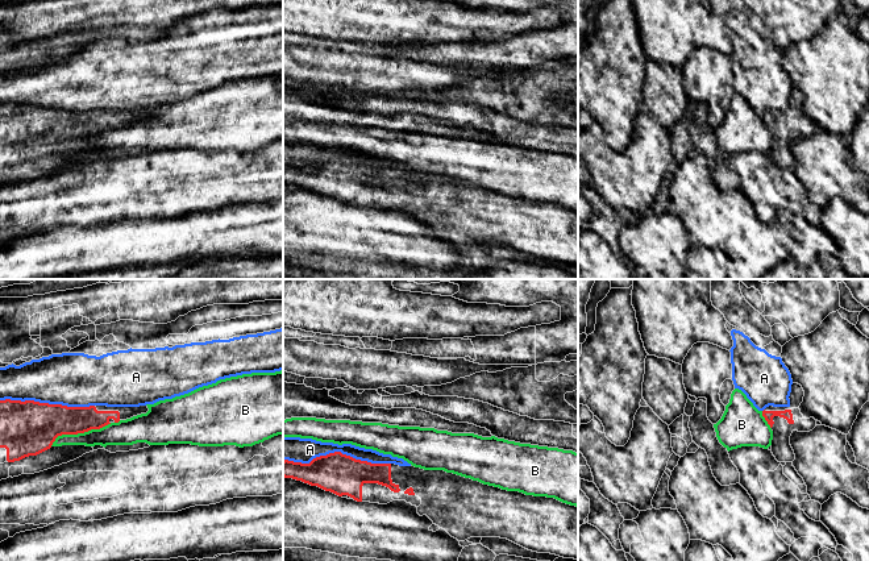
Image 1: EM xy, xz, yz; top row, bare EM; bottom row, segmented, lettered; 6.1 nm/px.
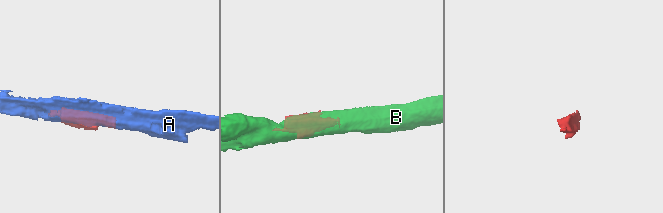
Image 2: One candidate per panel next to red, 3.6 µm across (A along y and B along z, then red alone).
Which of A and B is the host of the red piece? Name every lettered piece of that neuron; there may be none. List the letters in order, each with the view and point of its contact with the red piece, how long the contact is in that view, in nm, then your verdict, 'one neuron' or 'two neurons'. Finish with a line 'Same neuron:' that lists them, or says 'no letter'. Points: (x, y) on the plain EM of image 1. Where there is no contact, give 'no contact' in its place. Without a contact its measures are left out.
A: xz (337, 157) | 650 nm | two neurons
B: xy (79, 137) | 400 nm | two neurons
Same neuron: no letter

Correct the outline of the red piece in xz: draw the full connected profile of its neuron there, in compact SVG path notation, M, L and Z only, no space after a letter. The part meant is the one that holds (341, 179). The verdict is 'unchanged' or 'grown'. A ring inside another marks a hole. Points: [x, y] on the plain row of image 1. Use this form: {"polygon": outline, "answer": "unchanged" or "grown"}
{"polygon": "M341 157L316 162L309 169L284 165L283 182L357 207L387 209L394 205L395 198L416 200L421 204L417 219L427 220L433 229L458 246L470 242L500 242L532 257L578 265L578 212L554 203L507 196L444 175L371 169Z", "answer": "grown"}

